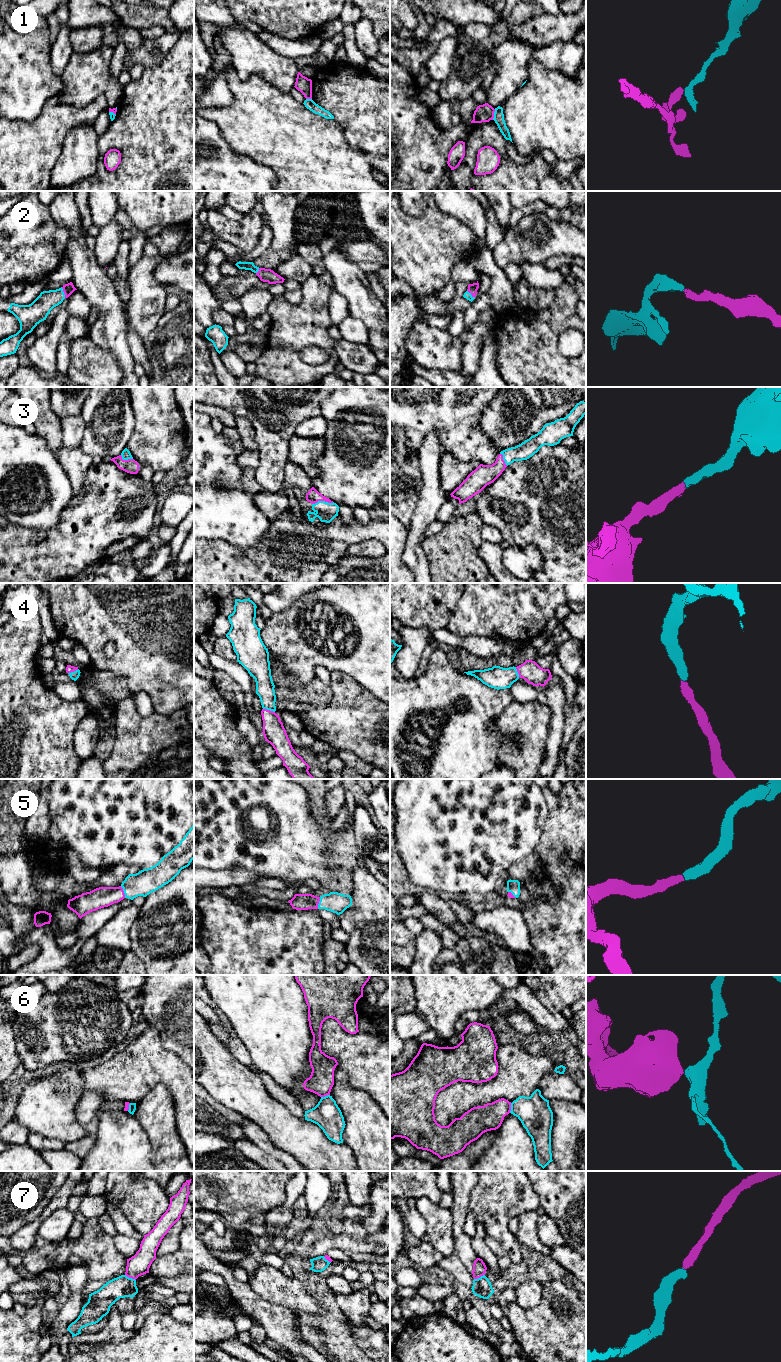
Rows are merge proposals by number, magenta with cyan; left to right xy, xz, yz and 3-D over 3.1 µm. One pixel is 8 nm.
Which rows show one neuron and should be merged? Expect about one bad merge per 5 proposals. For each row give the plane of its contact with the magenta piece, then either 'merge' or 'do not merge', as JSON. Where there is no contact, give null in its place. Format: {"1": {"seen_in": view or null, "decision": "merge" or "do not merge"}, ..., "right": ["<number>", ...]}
{"1": {"seen_in": "yz", "decision": "do not merge"}, "2": {"seen_in": "xy", "decision": "merge"}, "3": {"seen_in": "xz", "decision": "merge"}, "4": {"seen_in": "xz", "decision": "merge"}, "5": {"seen_in": "xy", "decision": "merge"}, "6": {"seen_in": "yz", "decision": "do not merge"}, "7": {"seen_in": "xy", "decision": "merge"}, "right": ["2", "3", "4", "5", "7"]}

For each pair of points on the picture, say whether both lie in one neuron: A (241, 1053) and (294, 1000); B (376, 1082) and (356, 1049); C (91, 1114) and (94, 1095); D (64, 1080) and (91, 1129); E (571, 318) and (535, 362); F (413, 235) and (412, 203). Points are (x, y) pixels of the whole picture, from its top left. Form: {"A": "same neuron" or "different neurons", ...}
{"A": "different neurons", "B": "same neuron", "C": "same neuron", "D": "different neurons", "E": "same neuron", "F": "different neurons"}

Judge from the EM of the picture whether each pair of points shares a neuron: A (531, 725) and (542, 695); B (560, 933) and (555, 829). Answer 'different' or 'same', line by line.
A: different
B: same

